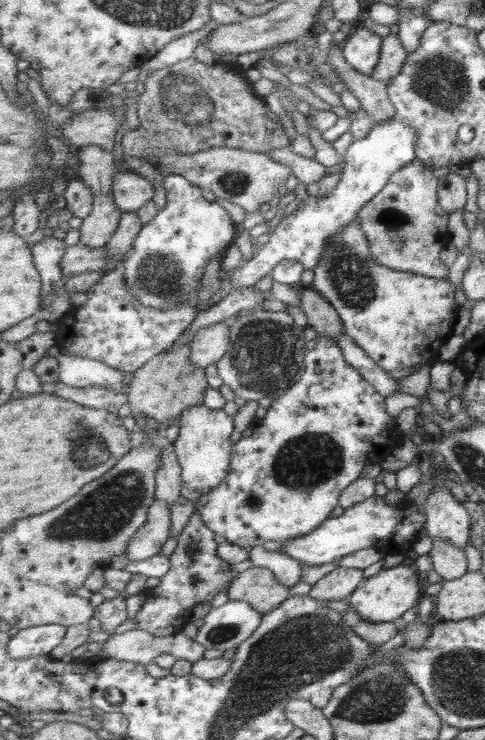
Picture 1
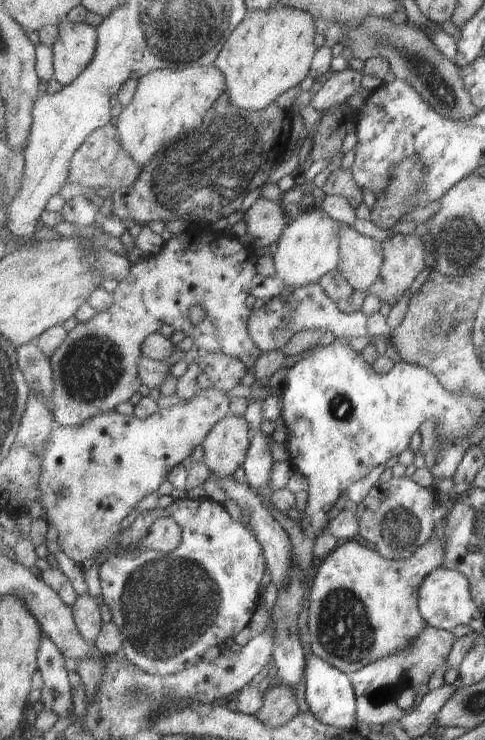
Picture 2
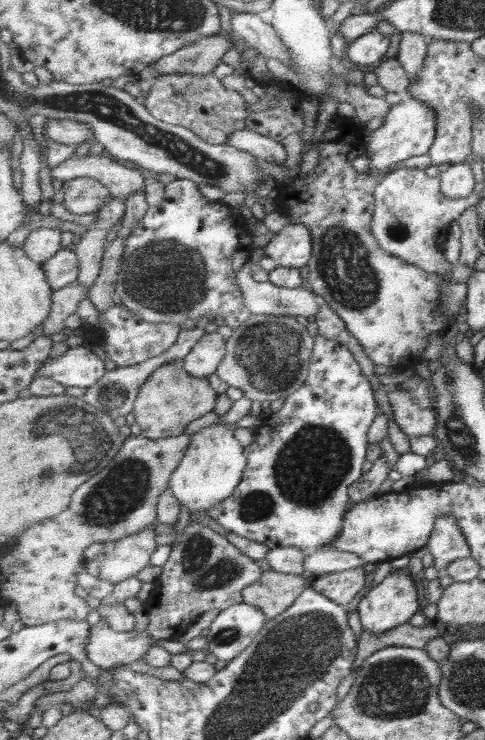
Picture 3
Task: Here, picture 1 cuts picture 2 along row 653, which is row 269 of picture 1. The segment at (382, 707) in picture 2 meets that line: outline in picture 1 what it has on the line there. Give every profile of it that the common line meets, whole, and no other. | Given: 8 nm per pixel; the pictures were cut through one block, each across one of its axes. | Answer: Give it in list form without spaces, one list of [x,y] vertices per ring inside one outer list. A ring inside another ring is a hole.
[[[419,158],[407,164],[391,176],[391,180],[409,180],[409,174],[415,176],[415,184],[411,184],[405,192],[405,198],[399,198],[395,204],[367,203],[361,212],[361,225],[366,230],[371,244],[371,253],[381,265],[399,271],[419,273],[420,275],[448,278],[450,266],[447,266],[439,256],[441,250],[450,242],[449,216],[451,213],[439,203],[438,177],[433,169],[425,165]]]

